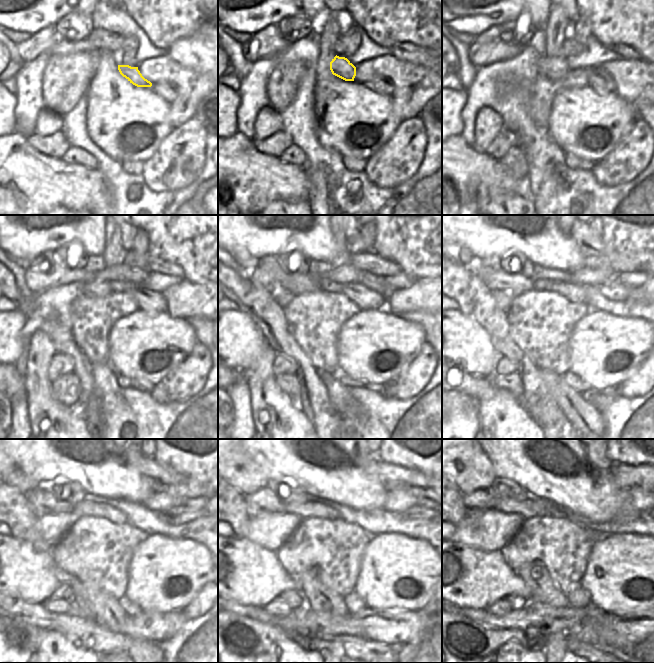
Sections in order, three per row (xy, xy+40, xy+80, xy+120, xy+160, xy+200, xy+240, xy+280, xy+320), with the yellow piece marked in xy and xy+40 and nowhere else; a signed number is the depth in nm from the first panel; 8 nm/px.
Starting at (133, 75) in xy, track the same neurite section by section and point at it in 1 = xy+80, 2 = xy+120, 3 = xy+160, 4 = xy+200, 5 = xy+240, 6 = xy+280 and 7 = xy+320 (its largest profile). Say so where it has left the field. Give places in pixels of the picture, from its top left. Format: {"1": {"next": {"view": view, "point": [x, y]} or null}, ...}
{"1": {"next": {"view": "xy+80", "point": [556, 67]}}, "2": {"next": {"view": "xy+120", "point": [96, 288]}}, "3": {"next": {"view": "xy+160", "point": [290, 282]}}, "4": {"next": {"view": "xy+200", "point": [495, 279]}}, "5": {"next": {"view": "xy+240", "point": [42, 501]}}, "6": {"next": {"view": "xy+280", "point": [264, 499]}}, "7": {"next": {"view": "xy+320", "point": [483, 498]}}}

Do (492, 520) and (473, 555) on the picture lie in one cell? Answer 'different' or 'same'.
different

